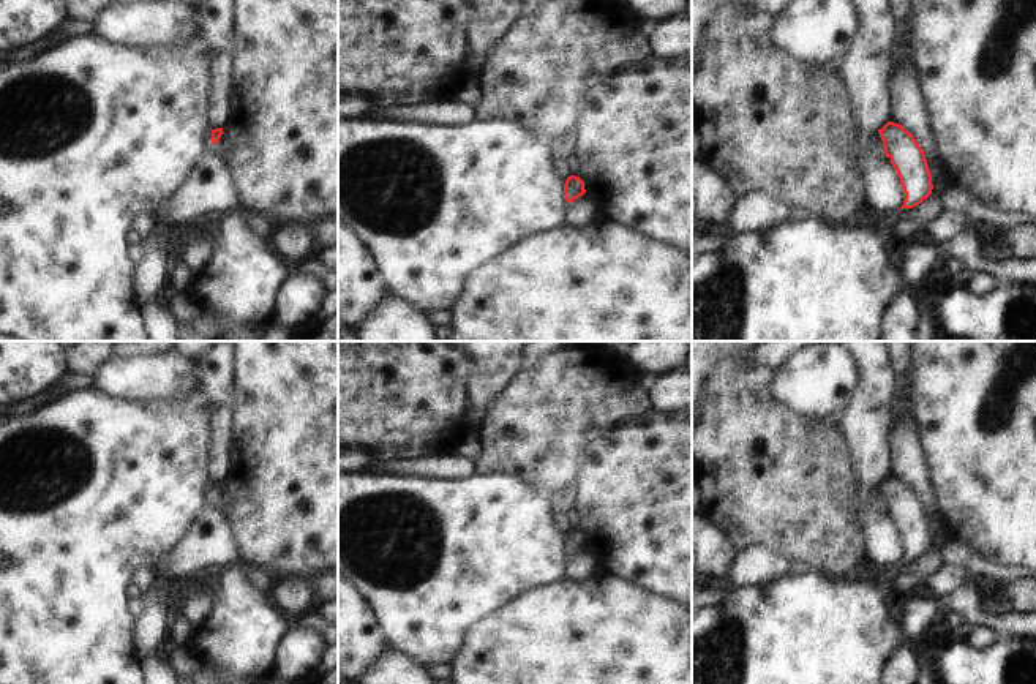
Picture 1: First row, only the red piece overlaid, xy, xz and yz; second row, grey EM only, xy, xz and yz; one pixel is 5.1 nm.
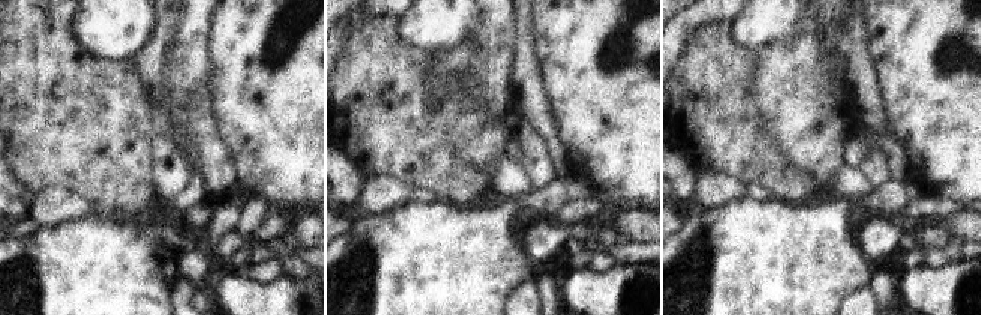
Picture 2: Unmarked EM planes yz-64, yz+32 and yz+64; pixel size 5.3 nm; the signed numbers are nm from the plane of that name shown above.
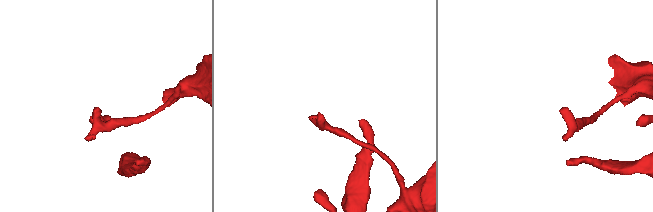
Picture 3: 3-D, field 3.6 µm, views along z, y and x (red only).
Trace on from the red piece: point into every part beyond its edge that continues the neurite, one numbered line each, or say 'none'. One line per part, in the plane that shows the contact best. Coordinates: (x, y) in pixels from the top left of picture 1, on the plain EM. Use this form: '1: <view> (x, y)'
none

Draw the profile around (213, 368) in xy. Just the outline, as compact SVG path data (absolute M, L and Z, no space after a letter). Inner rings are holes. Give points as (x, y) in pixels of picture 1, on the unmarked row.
M215 341L210 351L196 359L199 389L208 406L212 427L212 483L224 482L231 471L234 444L234 341Z

